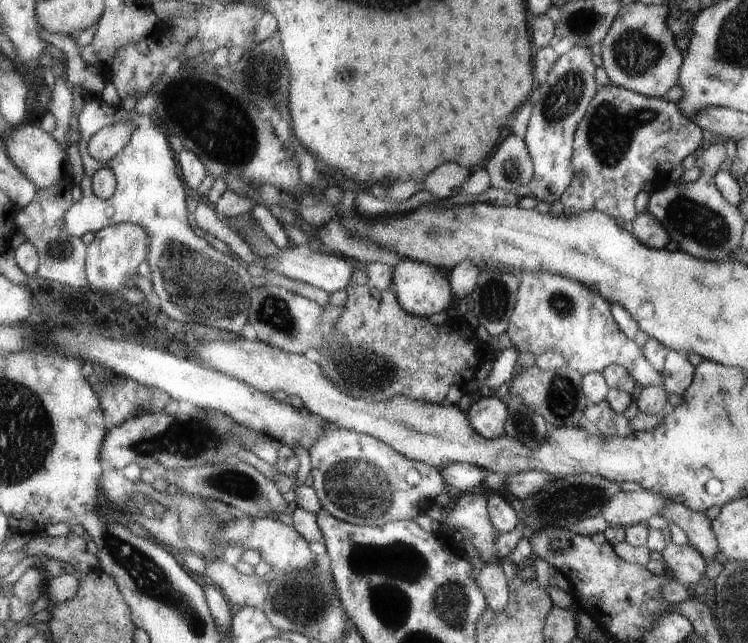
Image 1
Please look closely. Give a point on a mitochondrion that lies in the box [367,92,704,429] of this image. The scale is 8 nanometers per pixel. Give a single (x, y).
(610, 127)

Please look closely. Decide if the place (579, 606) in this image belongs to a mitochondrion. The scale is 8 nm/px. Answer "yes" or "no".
no

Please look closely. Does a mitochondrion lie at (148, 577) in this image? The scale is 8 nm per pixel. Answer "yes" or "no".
yes

